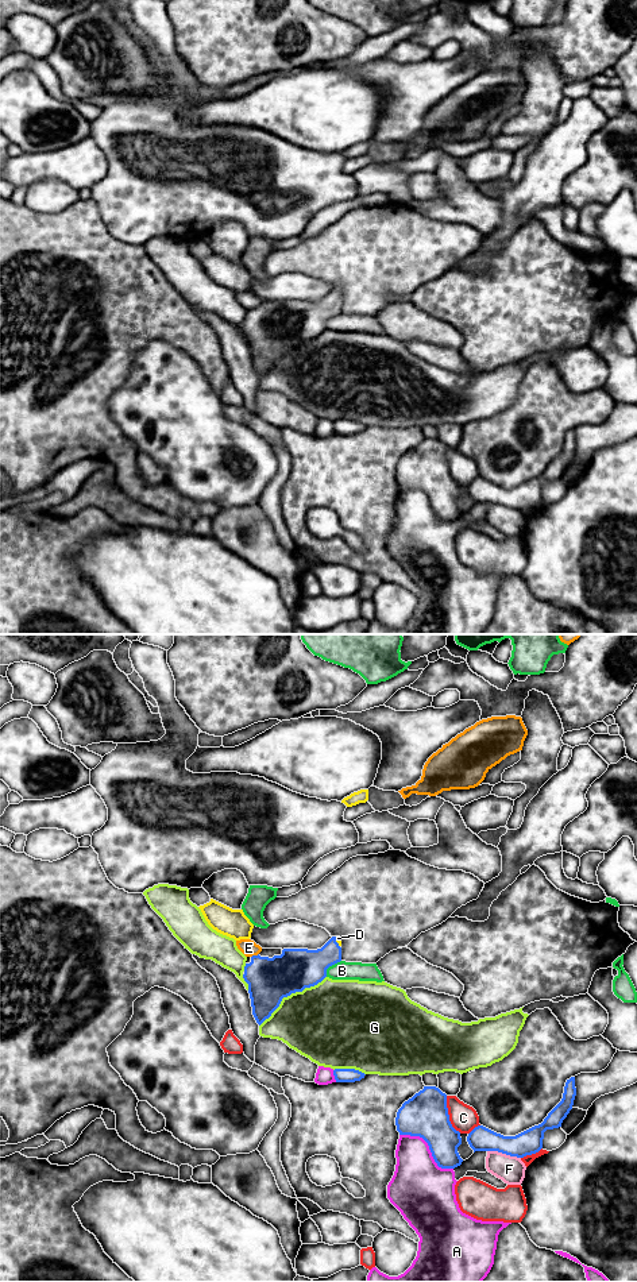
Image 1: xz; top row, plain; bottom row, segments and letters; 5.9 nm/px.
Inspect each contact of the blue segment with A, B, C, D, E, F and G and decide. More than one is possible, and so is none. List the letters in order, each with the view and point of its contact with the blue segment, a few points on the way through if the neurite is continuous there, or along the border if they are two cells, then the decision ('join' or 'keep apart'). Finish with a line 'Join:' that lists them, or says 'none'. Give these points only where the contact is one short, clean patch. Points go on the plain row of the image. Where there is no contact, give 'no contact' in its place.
A: contact xz (429, 501); keep apart
B: contact xz (329, 317); border xz (340, 312), (327, 321), (325, 328); keep apart
C: contact xz (448, 467); keep apart
D: contact xz (336, 294); way xz (304, 320), (316, 315), (336, 294), (338, 290); join
E: contact xz (254, 308); keep apart
F: contact xz (504, 505); keep apart
G: contact xz (290, 346); keep apart
Join: D

